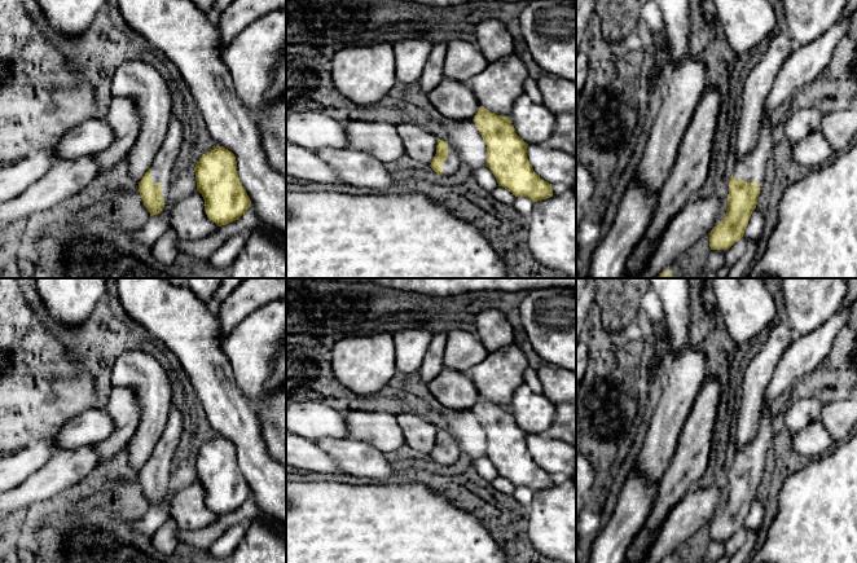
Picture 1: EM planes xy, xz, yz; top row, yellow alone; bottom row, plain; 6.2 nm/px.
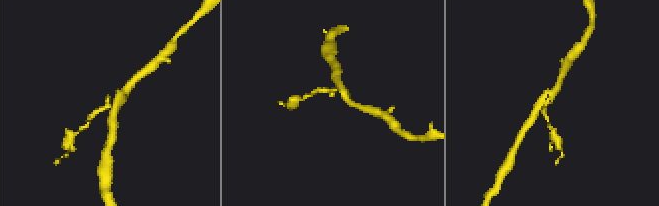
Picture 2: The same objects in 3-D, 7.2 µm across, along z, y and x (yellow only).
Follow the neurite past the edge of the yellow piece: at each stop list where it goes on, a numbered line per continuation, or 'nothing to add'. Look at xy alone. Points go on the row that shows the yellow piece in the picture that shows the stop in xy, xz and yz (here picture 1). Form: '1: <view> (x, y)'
1: xy (162, 165)

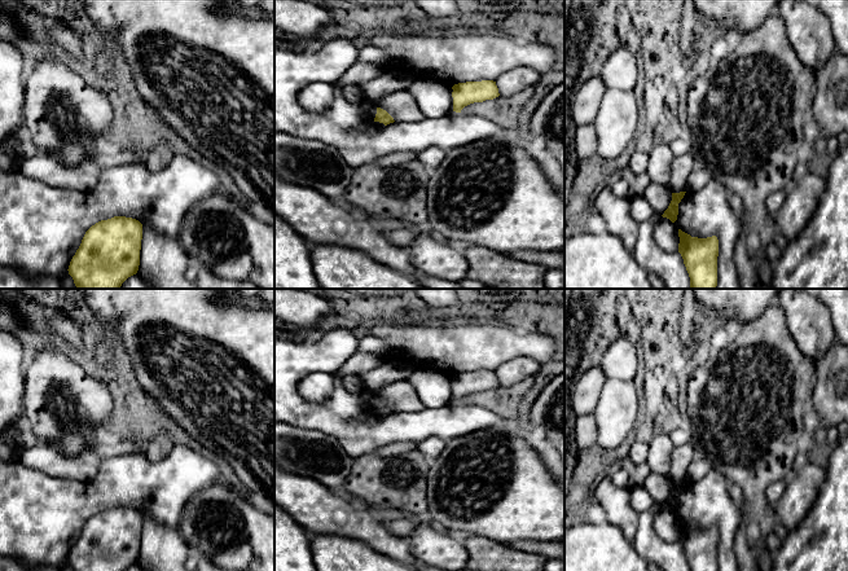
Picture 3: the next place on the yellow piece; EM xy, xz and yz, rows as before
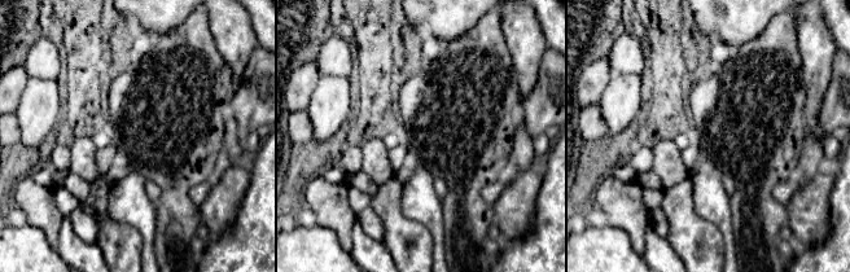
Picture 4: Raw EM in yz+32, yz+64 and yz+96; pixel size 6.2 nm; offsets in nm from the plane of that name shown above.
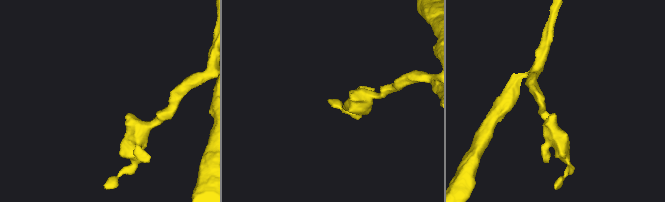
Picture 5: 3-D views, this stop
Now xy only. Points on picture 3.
nothing to add

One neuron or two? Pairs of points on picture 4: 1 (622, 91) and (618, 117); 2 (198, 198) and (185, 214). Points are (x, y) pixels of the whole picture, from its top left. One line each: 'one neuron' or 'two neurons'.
1: one neuron
2: two neurons

